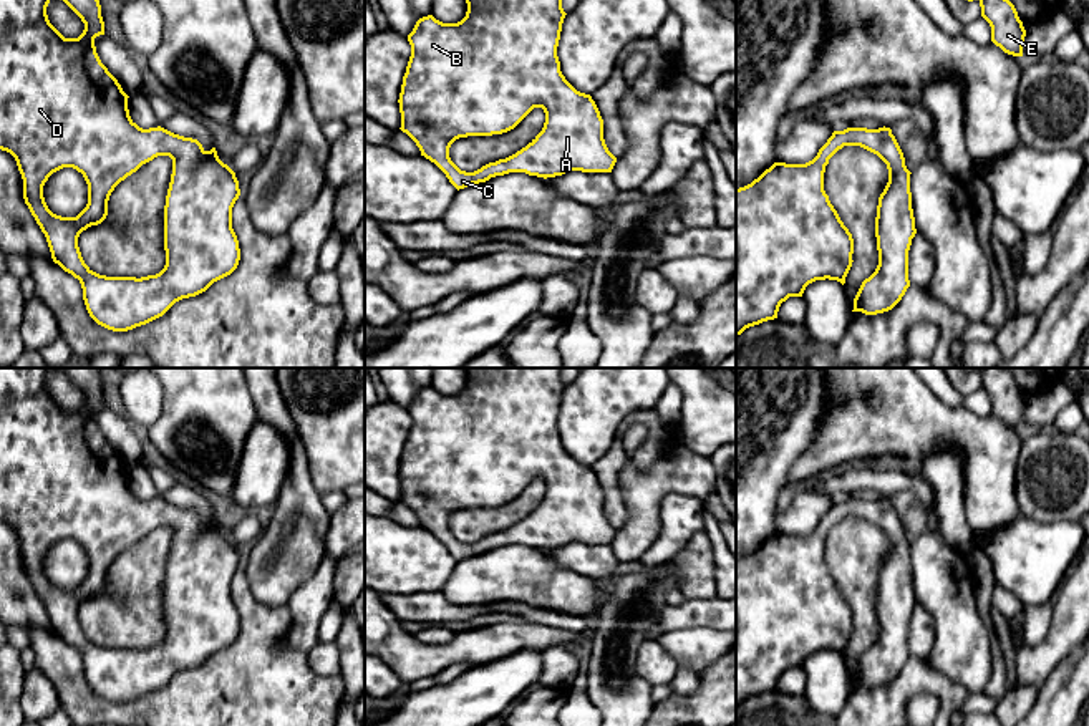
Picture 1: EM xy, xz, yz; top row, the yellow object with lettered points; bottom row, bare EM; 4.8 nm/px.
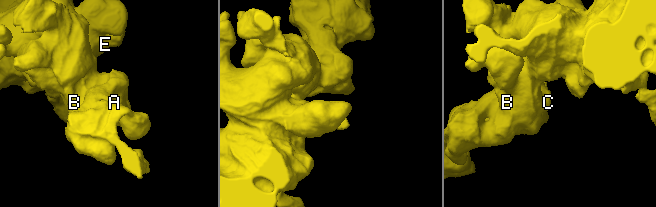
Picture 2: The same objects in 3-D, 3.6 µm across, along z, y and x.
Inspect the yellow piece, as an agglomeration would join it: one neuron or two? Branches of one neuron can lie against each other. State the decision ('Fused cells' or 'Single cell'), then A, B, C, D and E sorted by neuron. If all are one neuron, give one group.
Single cell. Groups: A B C D E

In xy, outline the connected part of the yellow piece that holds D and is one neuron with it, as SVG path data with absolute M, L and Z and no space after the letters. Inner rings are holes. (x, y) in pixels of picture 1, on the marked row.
M0 0L0 149L10 152L23 179L23 199L46 237L51 259L80 280L90 317L113 332L128 332L162 317L176 302L206 292L214 282L230 275L240 260L237 235L232 229L232 207L240 196L235 172L224 164L215 148L206 151L197 139L174 134L161 126L143 129L129 116L128 94L101 63L94 38L104 35L99 0L63 0L85 23L78 38L65 38L48 20L50 0ZM157 156L172 159L172 174L164 206L166 265L148 277L106 277L93 272L83 260L78 237L108 215L114 187L143 164ZM73 167L88 184L88 204L76 217L53 214L43 197L48 177Z

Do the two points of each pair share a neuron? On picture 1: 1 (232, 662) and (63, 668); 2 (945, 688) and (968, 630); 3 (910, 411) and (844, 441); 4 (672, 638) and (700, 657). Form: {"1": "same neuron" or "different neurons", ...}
{"1": "same neuron", "2": "different neurons", "3": "same neuron", "4": "same neuron"}

